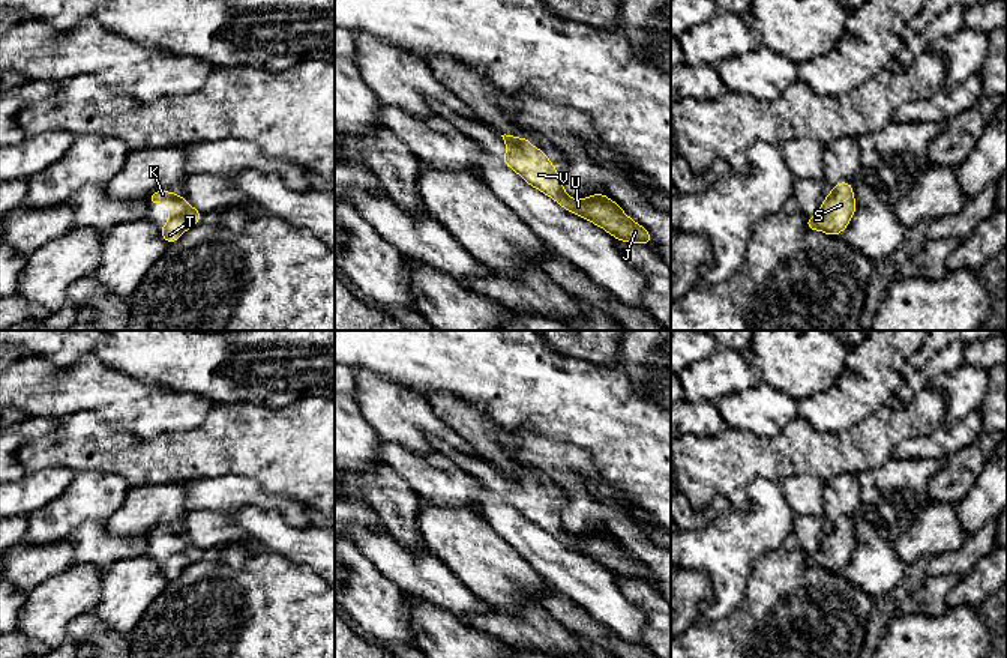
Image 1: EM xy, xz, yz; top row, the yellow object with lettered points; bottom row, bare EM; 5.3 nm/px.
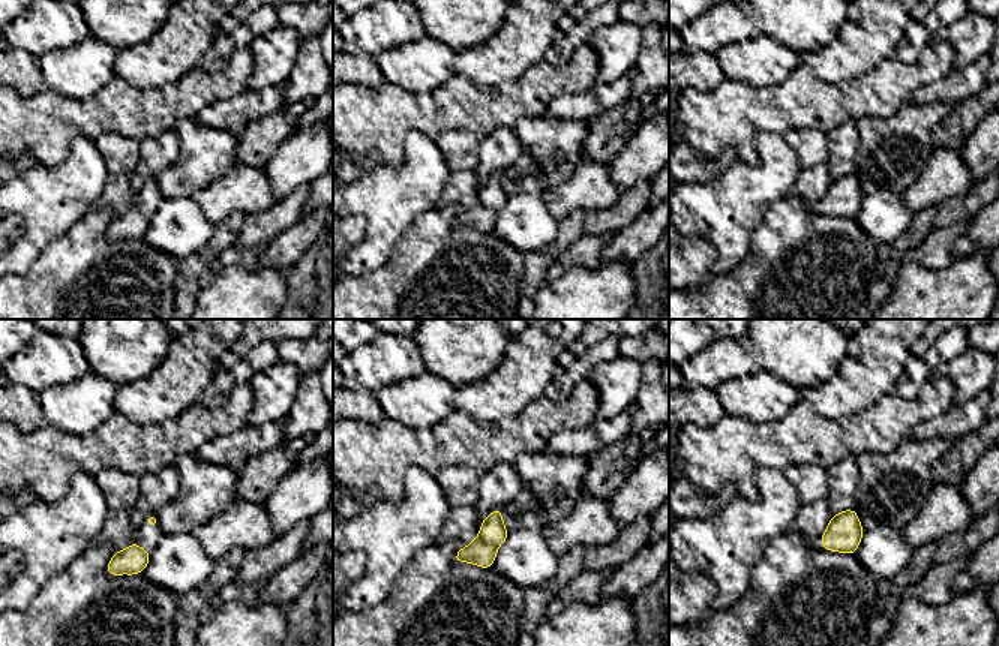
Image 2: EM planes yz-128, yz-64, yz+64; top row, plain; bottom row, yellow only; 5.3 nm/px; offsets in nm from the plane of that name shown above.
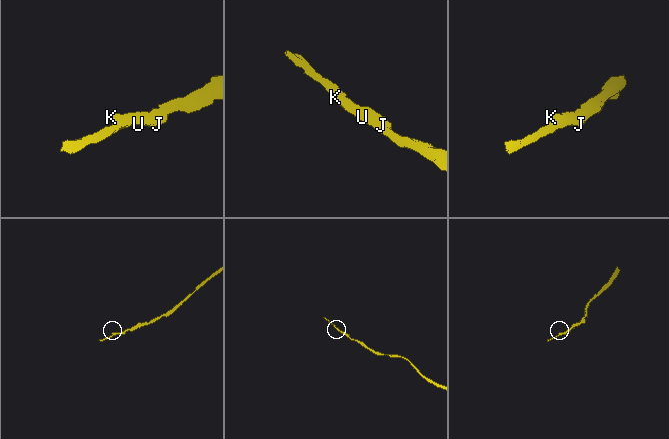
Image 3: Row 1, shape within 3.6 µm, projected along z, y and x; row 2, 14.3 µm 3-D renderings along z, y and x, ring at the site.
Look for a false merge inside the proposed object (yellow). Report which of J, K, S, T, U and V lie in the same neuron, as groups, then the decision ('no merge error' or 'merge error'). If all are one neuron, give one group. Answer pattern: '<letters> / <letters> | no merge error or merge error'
J K S T U V | no merge error

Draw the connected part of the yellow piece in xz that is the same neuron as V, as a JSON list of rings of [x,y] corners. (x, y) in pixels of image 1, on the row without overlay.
[[[501,472],[506,478],[503,499],[515,506],[527,520],[554,535],[563,545],[576,550],[602,563],[618,577],[650,581],[650,569],[632,557],[620,542],[605,530],[573,536],[563,526],[561,514],[545,488],[533,484],[528,475]]]

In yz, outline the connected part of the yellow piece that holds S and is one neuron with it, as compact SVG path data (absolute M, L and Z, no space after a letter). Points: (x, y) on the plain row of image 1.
M839 518L834 526L827 530L819 550L806 556L806 563L824 568L830 572L837 572L848 563L857 544L852 532L852 521Z

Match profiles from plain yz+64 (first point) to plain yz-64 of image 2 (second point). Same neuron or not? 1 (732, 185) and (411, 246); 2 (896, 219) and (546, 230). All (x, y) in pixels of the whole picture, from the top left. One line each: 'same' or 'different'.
1: different
2: same

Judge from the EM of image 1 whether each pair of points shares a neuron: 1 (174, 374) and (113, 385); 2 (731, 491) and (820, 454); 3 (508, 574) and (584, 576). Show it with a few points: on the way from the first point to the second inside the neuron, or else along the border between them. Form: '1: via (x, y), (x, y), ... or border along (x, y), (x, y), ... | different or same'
1: border along (105, 365), (143, 383), (171, 388) | different
2: via (749, 469), (761, 457), (797, 454) | same
3: border along (514, 549), (554, 591) | different

